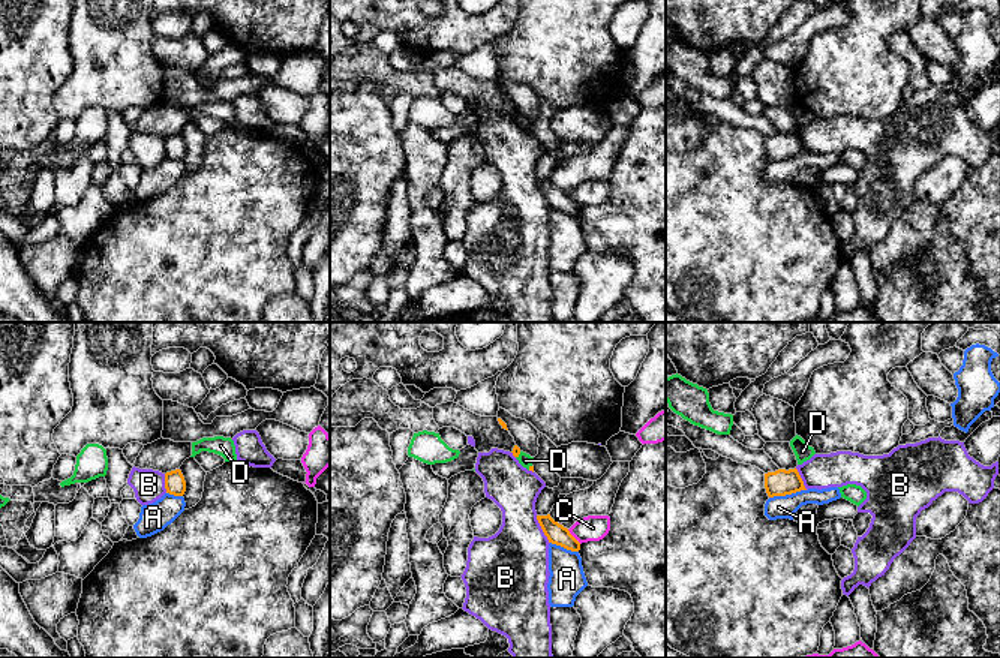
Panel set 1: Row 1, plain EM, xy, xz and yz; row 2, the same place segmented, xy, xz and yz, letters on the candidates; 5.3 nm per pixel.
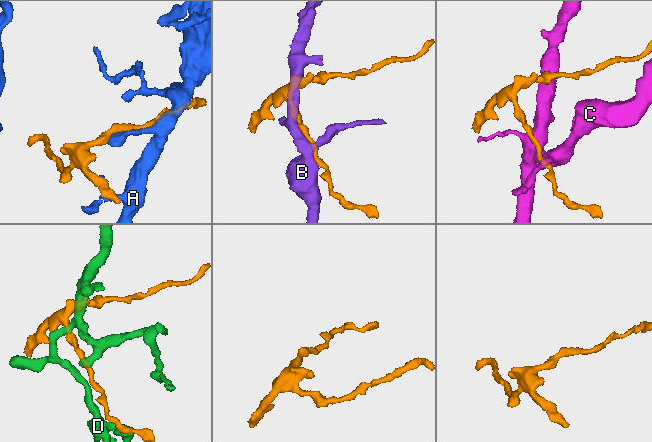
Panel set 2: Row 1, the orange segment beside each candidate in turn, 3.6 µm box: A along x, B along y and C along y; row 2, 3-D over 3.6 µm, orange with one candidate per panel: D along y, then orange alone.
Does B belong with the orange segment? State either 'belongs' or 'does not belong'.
does not belong

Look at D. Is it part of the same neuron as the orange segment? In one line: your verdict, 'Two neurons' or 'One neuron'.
Two neurons

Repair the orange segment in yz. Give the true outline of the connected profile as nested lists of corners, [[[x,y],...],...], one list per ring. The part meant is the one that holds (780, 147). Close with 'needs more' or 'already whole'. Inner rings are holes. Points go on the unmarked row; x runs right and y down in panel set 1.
[[[778,133],[765,138],[765,153],[769,162],[786,160],[807,154],[798,133]]]; already whole

